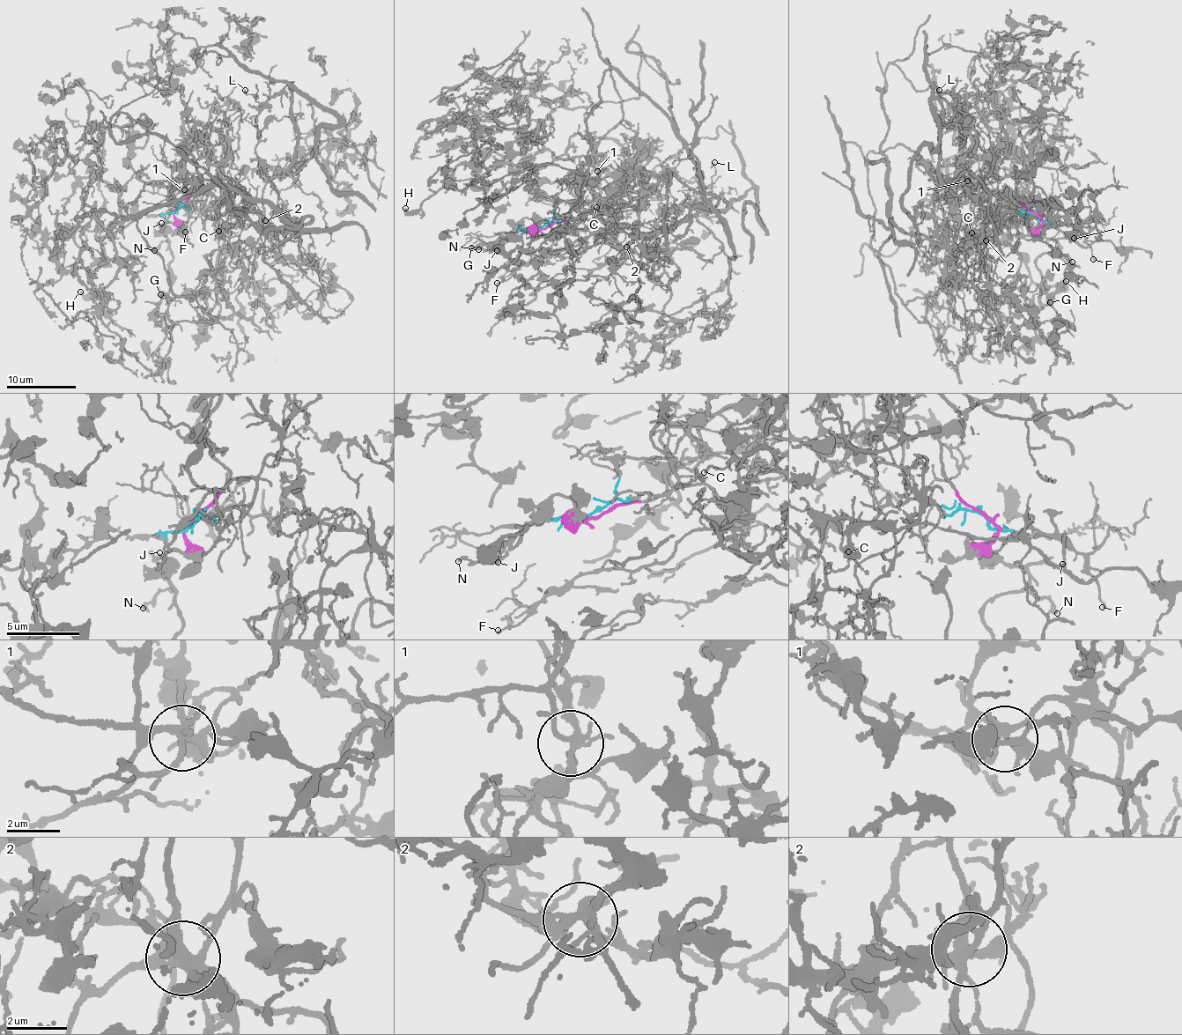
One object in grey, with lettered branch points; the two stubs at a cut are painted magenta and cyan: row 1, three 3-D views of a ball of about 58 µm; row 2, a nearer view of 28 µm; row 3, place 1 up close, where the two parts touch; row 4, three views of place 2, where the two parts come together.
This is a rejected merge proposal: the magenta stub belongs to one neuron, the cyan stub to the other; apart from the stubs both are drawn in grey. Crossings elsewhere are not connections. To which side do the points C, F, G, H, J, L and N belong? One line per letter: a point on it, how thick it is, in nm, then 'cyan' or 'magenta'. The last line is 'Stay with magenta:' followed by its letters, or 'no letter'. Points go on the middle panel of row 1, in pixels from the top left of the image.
C: place (596, 207); calibre 110 nm; cyan
F: place (497, 283); calibre 130 nm; cyan
G: place (471, 247); calibre 160 nm; magenta
H: place (405, 208); calibre 240 nm; magenta
J: place (497, 250); calibre 190 nm; magenta
L: place (714, 162); calibre 170 nm; cyan
N: place (478, 249); calibre 170 nm; magenta
Stay with magenta: G, H, J, N

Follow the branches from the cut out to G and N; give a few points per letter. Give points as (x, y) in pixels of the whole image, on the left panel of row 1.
G: (180, 206), (173, 215), (175, 222), (165, 223), (163, 230), (173, 255), (169, 292), (164, 298), (160, 295)
N: (180, 206), (173, 215), (175, 222), (165, 223), (166, 242), (153, 250)

